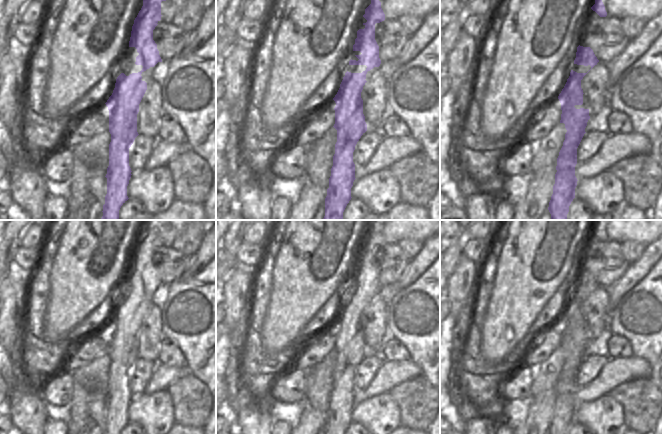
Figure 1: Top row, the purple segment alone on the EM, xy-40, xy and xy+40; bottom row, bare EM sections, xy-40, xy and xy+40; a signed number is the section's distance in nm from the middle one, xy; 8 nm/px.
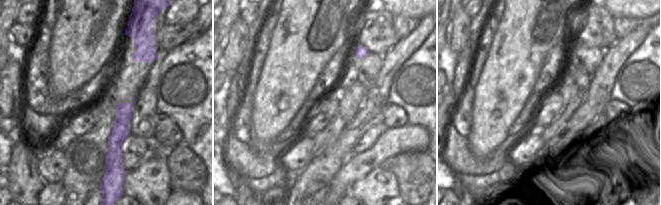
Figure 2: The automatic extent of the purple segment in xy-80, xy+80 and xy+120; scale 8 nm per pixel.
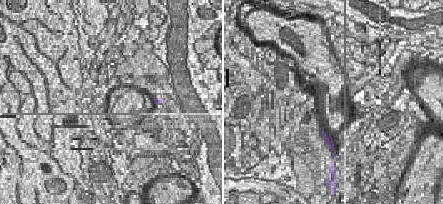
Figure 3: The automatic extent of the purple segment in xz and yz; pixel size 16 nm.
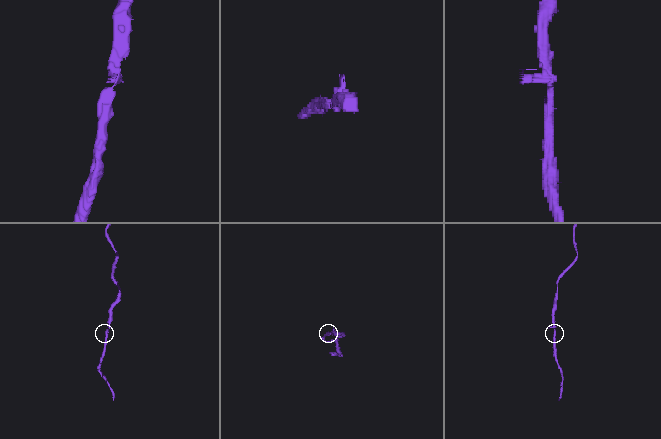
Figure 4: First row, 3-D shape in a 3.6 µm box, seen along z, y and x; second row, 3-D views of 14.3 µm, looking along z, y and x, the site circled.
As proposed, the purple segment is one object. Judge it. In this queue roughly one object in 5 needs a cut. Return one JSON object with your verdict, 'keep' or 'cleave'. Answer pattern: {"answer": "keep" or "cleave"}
{"answer": "keep"}

